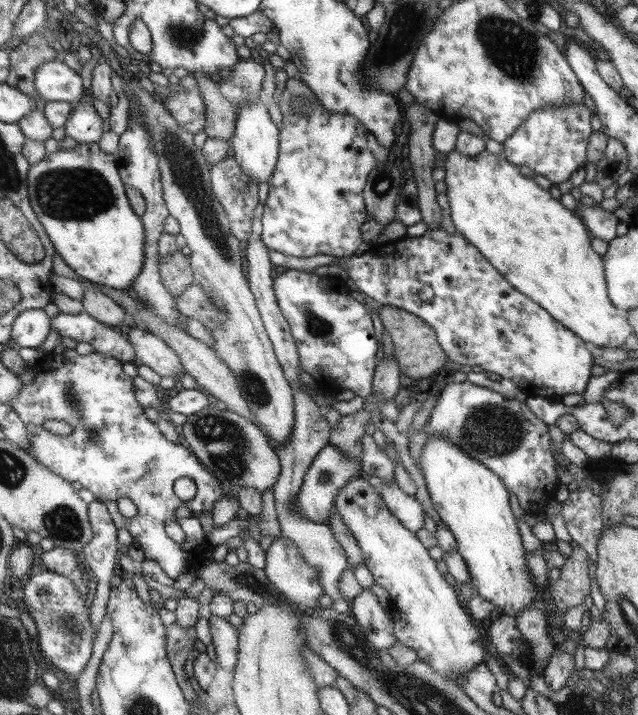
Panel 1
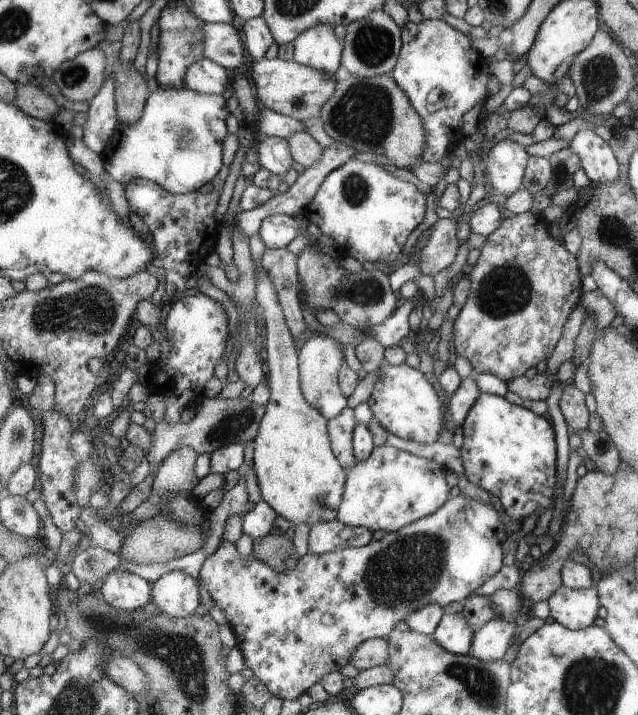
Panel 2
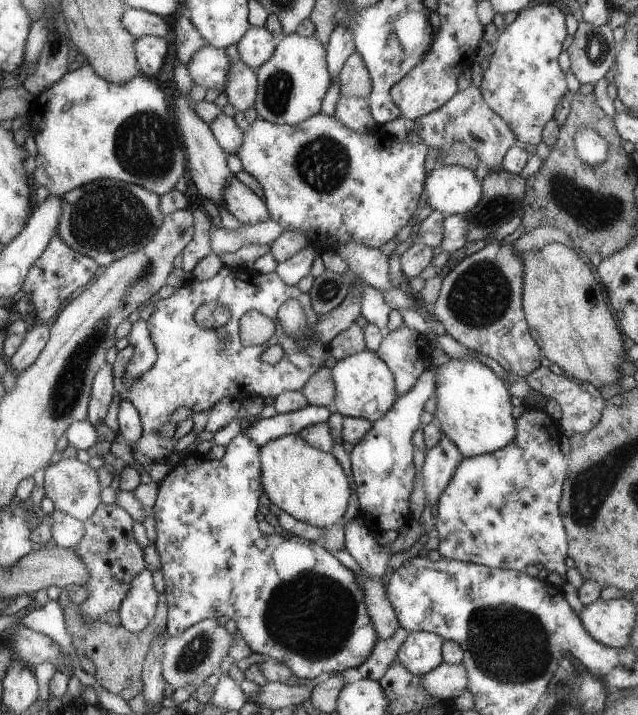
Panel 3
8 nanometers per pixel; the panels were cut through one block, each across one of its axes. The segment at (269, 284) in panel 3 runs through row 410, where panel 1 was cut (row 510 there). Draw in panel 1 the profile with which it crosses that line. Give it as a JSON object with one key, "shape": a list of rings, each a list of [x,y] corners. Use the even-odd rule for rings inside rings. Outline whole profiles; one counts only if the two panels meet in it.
{"shape":[[[71,348],[65,349],[60,354],[51,352],[42,359],[40,371],[34,375],[33,381],[28,385],[22,384],[10,407],[23,422],[23,428],[29,436],[29,449],[25,449],[25,452],[65,481],[79,482],[81,488],[93,493],[95,500],[107,508],[113,524],[118,529],[126,528],[133,542],[141,546],[144,558],[154,560],[167,578],[175,581],[177,576],[183,573],[185,562],[188,562],[188,566],[196,568],[206,559],[204,554],[207,542],[199,524],[199,514],[210,511],[213,504],[223,497],[216,478],[209,474],[197,458],[191,456],[180,444],[175,445],[165,438],[156,425],[145,417],[141,405],[136,401],[132,379],[121,371],[121,366],[121,361],[95,351],[86,355],[79,355]],[[45,420],[66,422],[71,428],[71,433],[67,434],[67,437],[57,437],[43,429],[42,424]],[[181,477],[191,479],[197,489],[193,499],[188,502],[179,501],[171,489],[174,481]],[[119,498],[128,498],[135,505],[135,517],[127,519],[118,513]],[[180,506],[190,510],[189,518],[179,520],[175,517],[175,510]],[[165,520],[177,522],[182,528],[185,535],[182,543],[175,543],[165,535],[163,529]]]}

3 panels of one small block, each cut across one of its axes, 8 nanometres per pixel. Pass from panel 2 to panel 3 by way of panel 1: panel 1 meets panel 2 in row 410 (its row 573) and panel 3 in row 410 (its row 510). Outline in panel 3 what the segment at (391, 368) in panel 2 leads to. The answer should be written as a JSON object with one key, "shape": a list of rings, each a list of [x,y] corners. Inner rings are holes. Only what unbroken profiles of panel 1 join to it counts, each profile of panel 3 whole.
{"shape":[[[368,349],[337,360],[329,372],[335,390],[330,407],[343,418],[360,417],[371,423],[380,421],[392,409],[393,402],[397,401],[395,376],[389,371],[387,364],[383,364],[380,356]]]}

